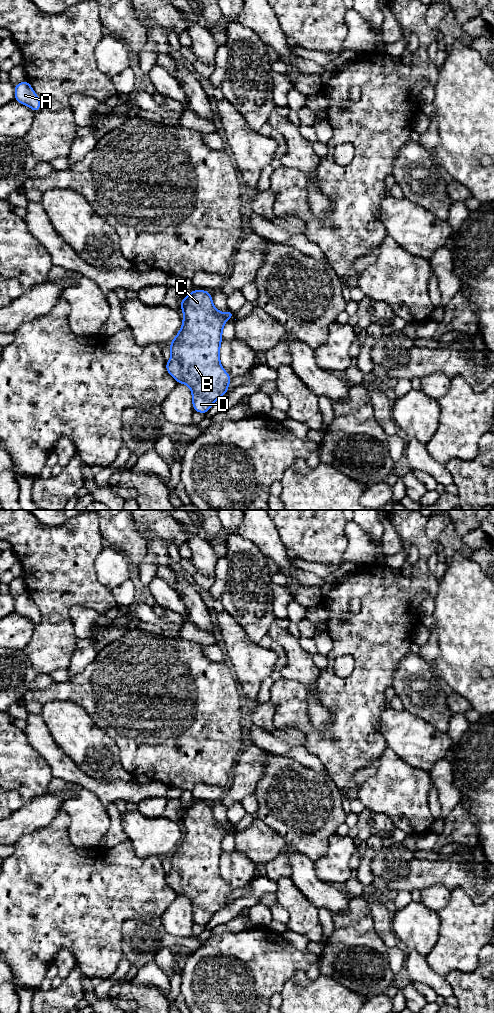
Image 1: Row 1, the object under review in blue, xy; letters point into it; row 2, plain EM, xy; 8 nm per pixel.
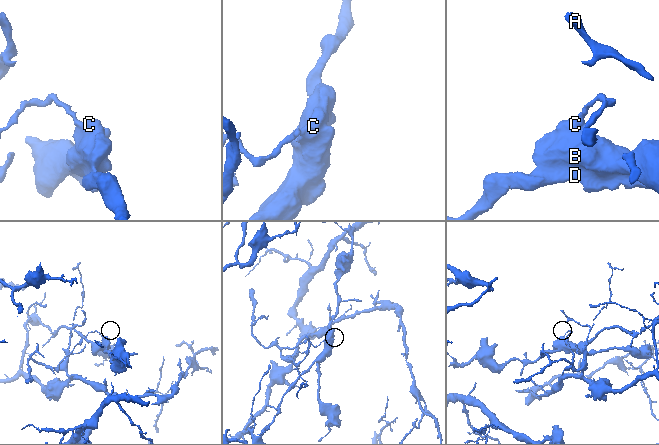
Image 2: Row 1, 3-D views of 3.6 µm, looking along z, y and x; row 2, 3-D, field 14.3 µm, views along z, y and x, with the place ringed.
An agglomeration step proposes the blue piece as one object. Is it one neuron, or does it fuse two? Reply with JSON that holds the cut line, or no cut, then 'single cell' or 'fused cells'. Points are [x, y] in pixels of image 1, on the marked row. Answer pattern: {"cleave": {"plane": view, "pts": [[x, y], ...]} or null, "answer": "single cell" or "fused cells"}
{"cleave": {"plane": "xy", "pts": [[185, 298], [185, 302], [181, 306]]}, "answer": "fused cells"}

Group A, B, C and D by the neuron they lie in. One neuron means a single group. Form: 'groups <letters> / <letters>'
groups A / B C D

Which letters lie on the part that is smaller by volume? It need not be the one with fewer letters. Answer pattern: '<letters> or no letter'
B, C, D

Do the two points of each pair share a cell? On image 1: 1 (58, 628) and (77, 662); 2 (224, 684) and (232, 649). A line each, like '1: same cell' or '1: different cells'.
1: different cells
2: different cells

